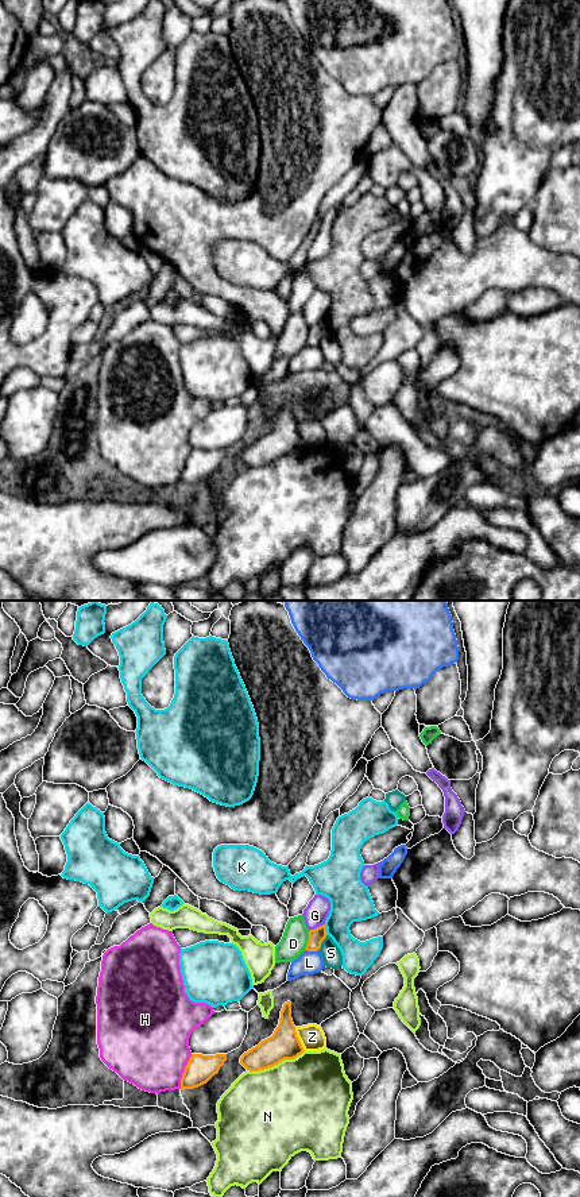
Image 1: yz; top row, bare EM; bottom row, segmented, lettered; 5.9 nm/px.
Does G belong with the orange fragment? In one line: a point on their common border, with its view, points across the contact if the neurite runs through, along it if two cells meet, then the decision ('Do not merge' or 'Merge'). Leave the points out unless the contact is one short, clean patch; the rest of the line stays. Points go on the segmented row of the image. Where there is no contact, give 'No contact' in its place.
Touches orange at yz (317, 927). Boundary: yz (324, 923), (309, 931). Do not merge

